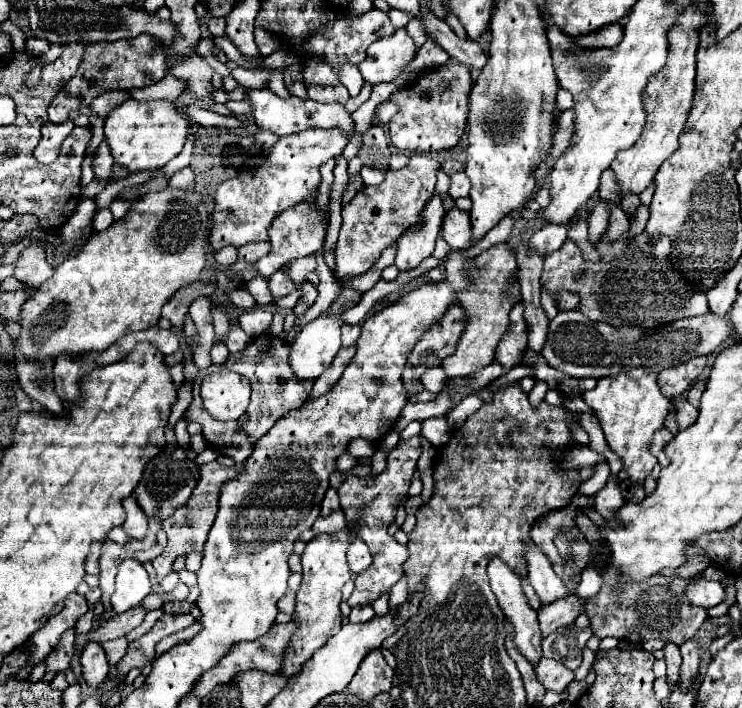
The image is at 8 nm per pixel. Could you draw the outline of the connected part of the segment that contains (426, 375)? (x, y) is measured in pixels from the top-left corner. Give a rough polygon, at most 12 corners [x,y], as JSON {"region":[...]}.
{"region":[[441,366],[427,368],[421,382],[425,390],[439,394],[445,380]]}

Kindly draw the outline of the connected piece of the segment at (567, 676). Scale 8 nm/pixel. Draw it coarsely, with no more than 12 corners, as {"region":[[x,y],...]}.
{"region":[[543,658],[535,674],[547,690],[563,692],[575,678],[561,662]]}

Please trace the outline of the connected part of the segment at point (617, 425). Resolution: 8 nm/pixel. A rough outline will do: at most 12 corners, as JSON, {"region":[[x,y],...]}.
{"region":[[657,374],[601,378],[583,400],[629,480],[643,484],[671,400]]}

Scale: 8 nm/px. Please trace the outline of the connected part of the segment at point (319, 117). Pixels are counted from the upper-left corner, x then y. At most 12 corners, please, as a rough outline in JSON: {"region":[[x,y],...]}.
{"region":[[269,88],[247,90],[253,118],[277,136],[355,122],[343,104],[279,98]]}

